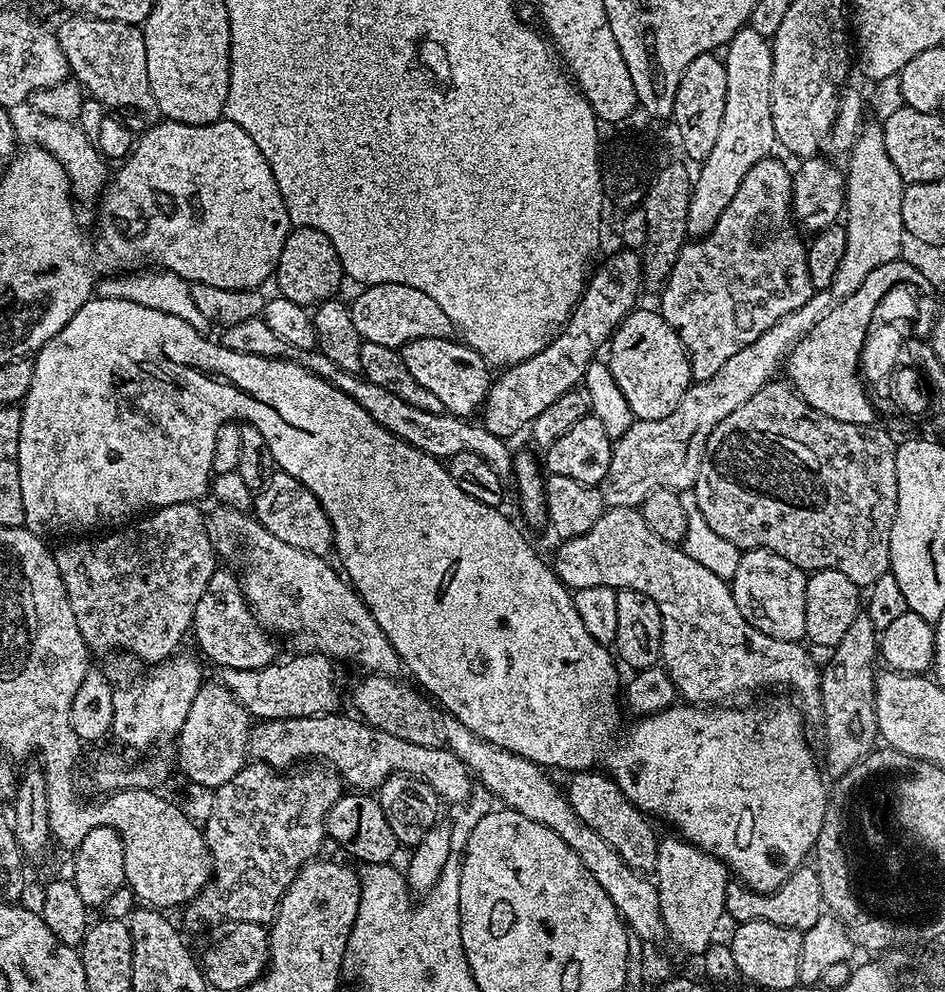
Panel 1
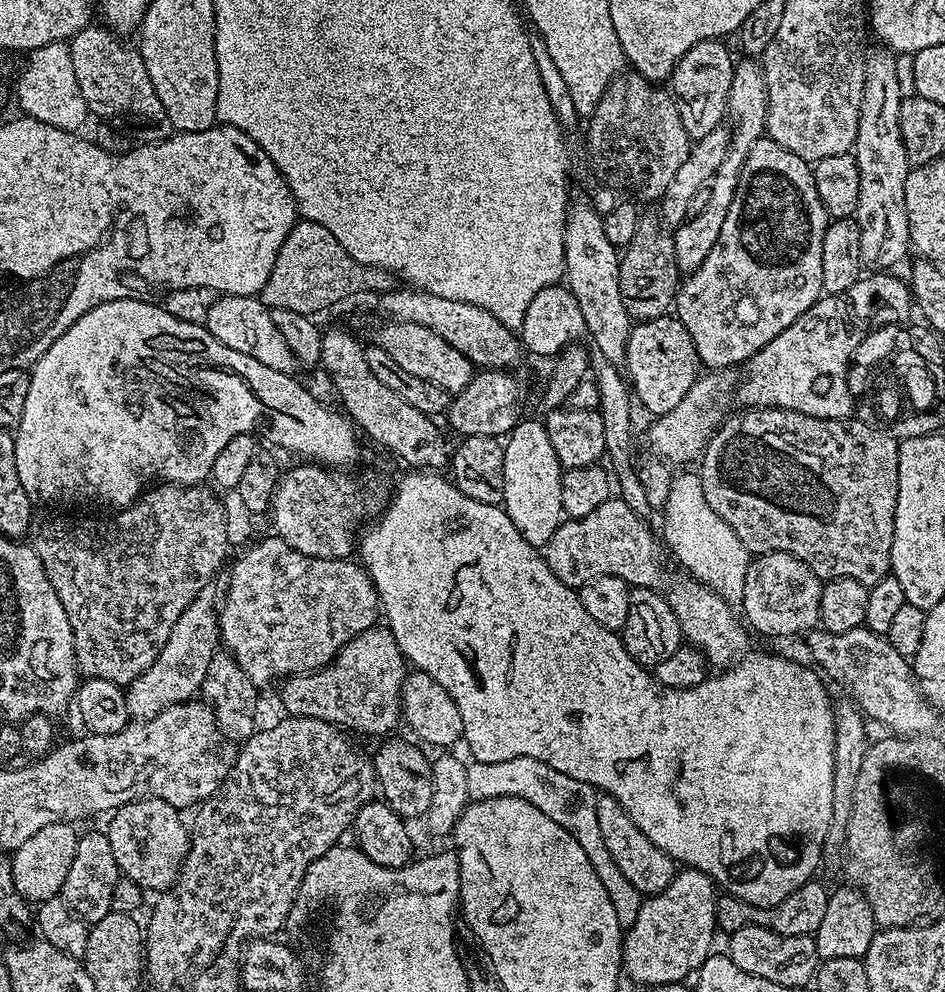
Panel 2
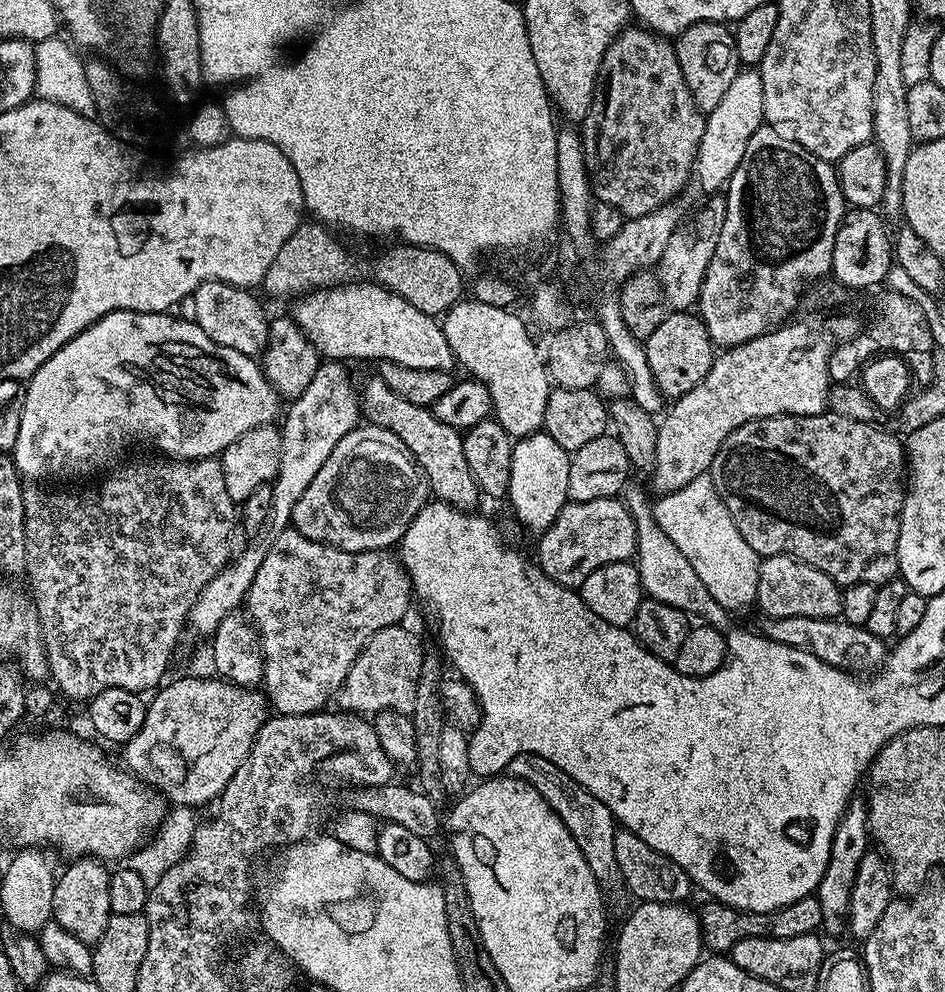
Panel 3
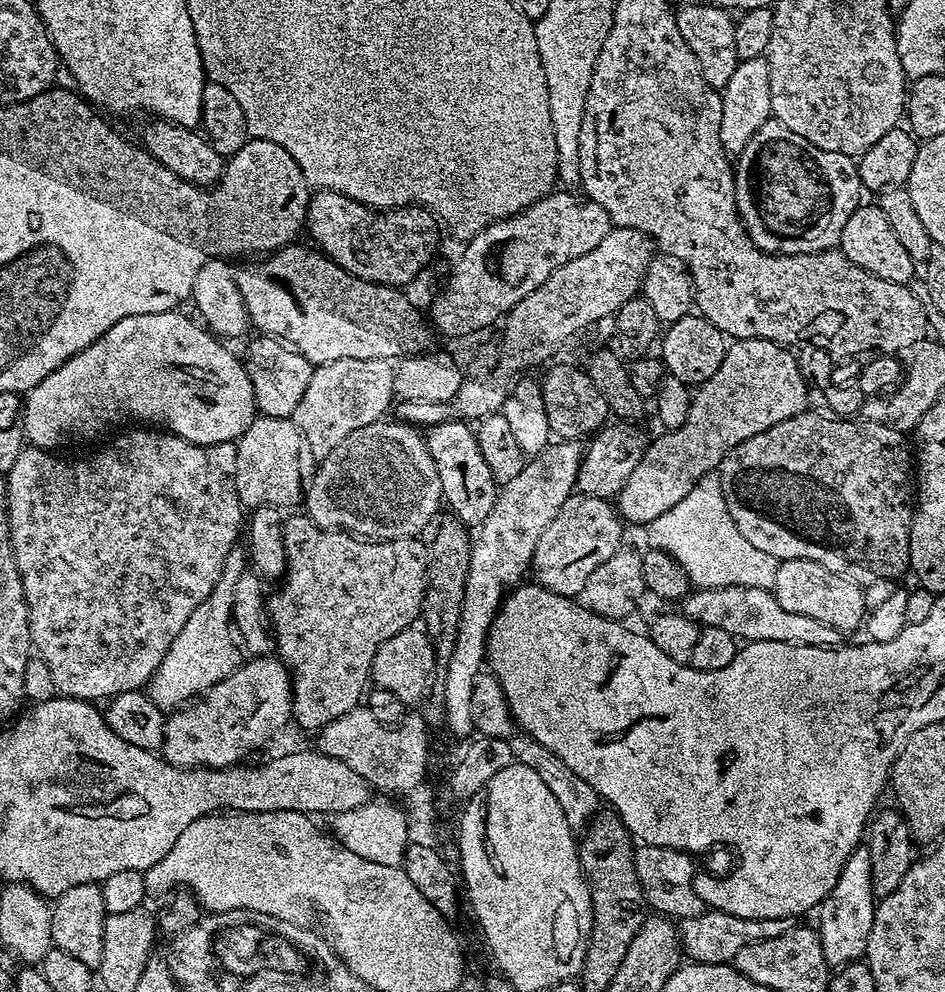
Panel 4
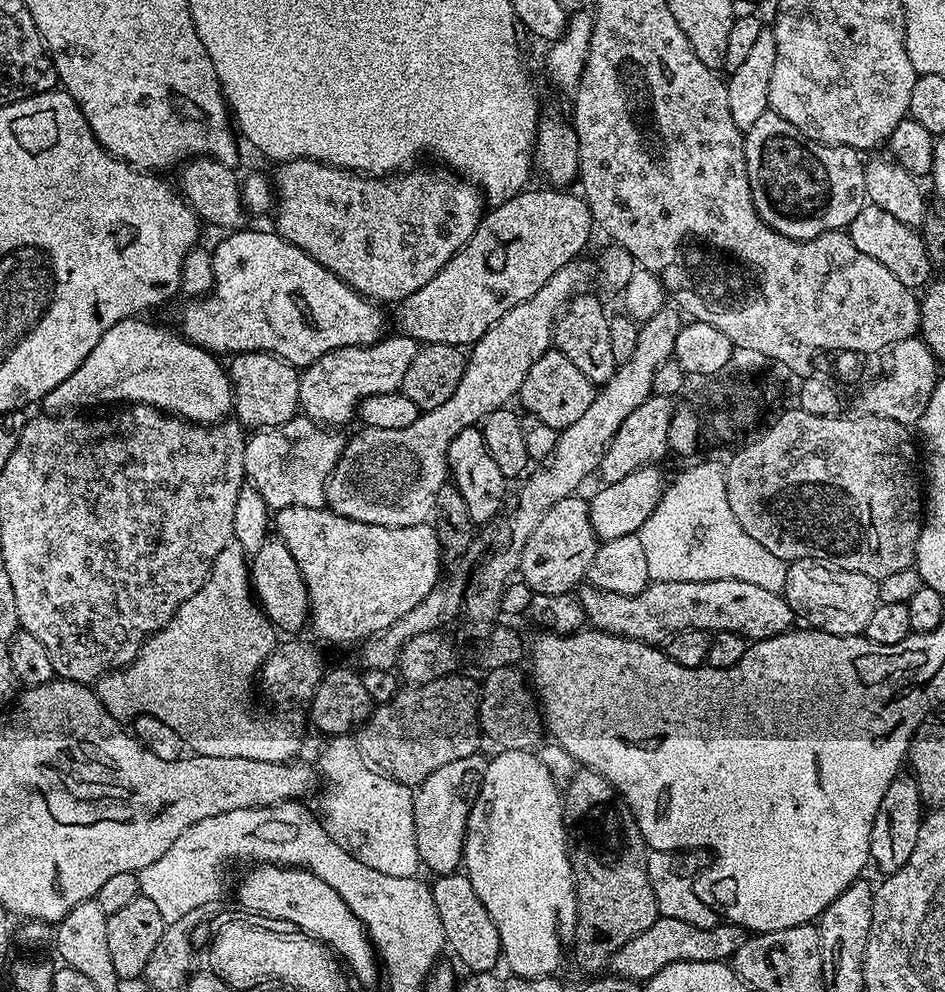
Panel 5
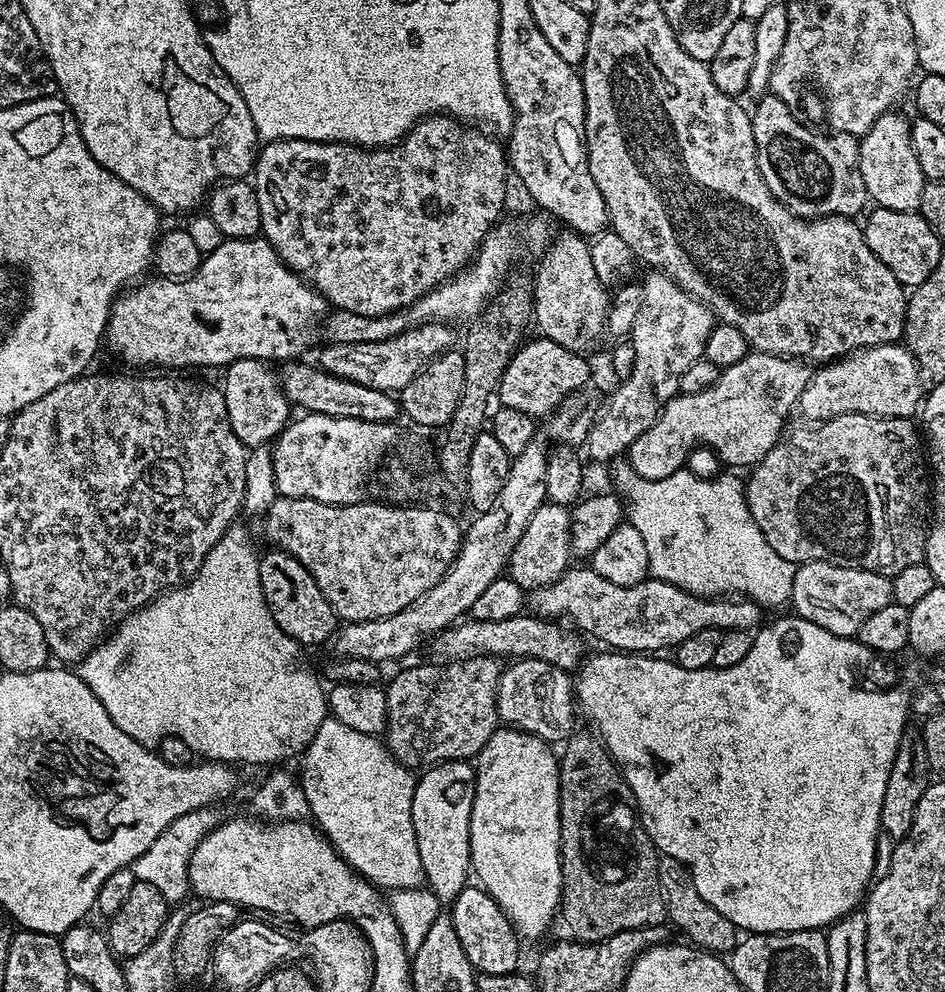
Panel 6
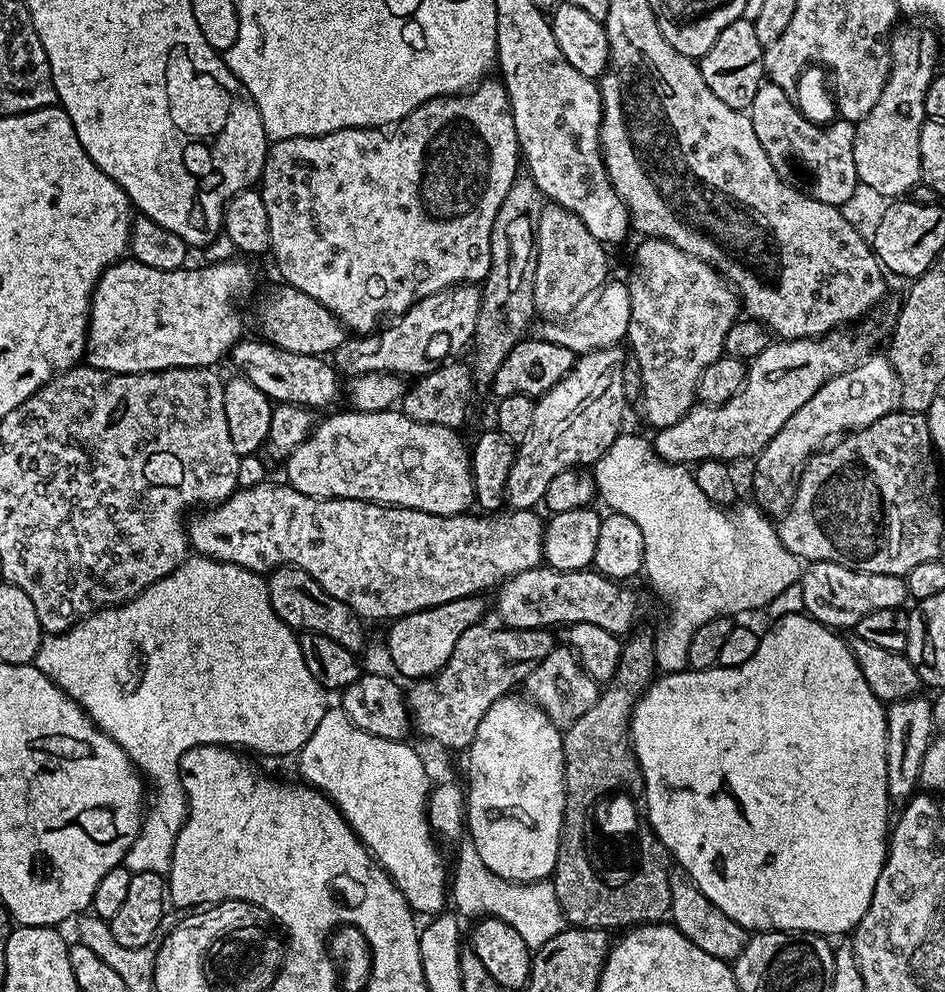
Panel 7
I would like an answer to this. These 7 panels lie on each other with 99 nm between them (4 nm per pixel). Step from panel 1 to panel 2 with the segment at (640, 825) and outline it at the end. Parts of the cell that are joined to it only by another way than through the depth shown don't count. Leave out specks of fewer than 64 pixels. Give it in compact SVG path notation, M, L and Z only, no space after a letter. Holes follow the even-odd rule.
M601 795L597 802L599 829L602 830L603 841L610 850L610 857L618 864L618 869L626 876L627 881L638 890L644 898L656 896L676 877L678 865L665 852L658 850L638 826L624 812L624 807L612 796Z

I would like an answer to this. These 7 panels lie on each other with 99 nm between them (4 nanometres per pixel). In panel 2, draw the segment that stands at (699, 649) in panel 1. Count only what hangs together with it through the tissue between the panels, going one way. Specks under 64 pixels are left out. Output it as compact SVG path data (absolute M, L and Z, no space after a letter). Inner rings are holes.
M613 498L602 502L598 510L590 510L590 514L582 518L568 518L561 522L542 555L552 573L563 584L577 590L590 582L590 578L618 576L632 588L655 588L663 592L678 618L681 637L692 647L700 649L713 669L731 665L749 651L749 629L737 613L737 617L732 613L735 612L733 605L727 604L717 592L687 574L671 576L666 569L660 568L656 540L644 524L641 516L626 506L626 502Z

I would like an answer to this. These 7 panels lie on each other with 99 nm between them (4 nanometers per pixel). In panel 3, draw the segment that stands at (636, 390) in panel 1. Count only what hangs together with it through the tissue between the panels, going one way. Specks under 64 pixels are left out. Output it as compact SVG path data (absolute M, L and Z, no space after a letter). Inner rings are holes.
M688 310L669 311L661 325L644 341L644 349L650 374L654 374L654 382L668 398L685 396L694 390L694 386L706 378L714 359L714 345L706 326L699 315Z

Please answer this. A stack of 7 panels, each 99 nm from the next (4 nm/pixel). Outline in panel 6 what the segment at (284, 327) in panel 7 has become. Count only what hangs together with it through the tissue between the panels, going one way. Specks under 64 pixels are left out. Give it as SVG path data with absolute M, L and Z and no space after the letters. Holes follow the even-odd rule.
M497 223L480 243L471 264L461 268L456 275L439 284L422 298L418 298L408 308L399 308L396 312L381 316L363 316L350 314L341 308L335 309L327 317L326 332L334 344L361 344L362 342L382 342L394 338L420 324L447 324L456 326L459 320L471 322L484 311L491 300L499 294L509 279L508 271L516 264L516 259L524 252L524 232L516 224Z

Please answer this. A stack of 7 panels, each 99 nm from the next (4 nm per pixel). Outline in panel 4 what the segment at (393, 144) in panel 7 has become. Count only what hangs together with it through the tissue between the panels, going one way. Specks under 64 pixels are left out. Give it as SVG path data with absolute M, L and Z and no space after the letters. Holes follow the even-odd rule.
M323 190L317 191L315 195L308 201L308 216L306 219L306 232L312 235L311 243L315 245L319 251L323 252L329 260L332 260L338 266L342 266L342 270L346 270L350 274L354 274L358 278L362 278L366 282L374 282L375 284L388 284L392 288L400 288L408 284L428 263L432 260L432 255L436 252L436 228L438 232L438 221L432 213L425 208L418 208L409 206L406 208L389 208L387 210L377 210L374 208L367 208L364 204L354 202L352 198L346 198L337 192L325 192Z

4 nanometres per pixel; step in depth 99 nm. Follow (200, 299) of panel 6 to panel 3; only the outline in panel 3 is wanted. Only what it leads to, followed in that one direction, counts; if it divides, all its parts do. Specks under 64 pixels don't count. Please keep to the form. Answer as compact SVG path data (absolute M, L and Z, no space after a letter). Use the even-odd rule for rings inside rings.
M361 282L334 285L331 288L319 288L295 301L296 309L290 312L297 326L304 331L306 338L316 347L321 357L332 362L348 360L376 360L375 362L398 362L402 366L414 366L414 370L442 370L452 372L456 364L456 355L452 353L450 342L446 338L441 321L428 316L412 306L398 293L391 292L380 284Z

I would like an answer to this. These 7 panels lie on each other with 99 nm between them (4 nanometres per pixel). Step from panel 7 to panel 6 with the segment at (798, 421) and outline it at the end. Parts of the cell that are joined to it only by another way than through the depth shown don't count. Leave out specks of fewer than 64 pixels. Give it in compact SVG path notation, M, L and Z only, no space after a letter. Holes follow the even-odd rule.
M897 342L860 348L817 367L806 382L806 390L802 390L795 411L801 412L808 422L832 420L847 412L912 418L921 404L922 385L916 360L903 343Z

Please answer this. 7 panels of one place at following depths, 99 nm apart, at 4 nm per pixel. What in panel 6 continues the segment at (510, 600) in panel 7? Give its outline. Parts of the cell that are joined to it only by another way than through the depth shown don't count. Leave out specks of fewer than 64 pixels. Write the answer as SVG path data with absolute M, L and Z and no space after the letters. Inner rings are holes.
M590 566L584 568L569 567L568 571L560 575L553 582L541 588L533 588L527 593L526 604L535 615L541 618L560 618L565 616L581 633L593 636L601 640L601 645L617 652L629 654L660 654L663 648L675 649L676 645L686 642L690 634L698 634L698 630L710 630L717 628L719 632L752 632L761 627L760 605L748 599L747 596L695 596L678 586L674 586L665 580L649 578L638 582L634 586L614 586L614 582L606 582L602 574L598 574Z

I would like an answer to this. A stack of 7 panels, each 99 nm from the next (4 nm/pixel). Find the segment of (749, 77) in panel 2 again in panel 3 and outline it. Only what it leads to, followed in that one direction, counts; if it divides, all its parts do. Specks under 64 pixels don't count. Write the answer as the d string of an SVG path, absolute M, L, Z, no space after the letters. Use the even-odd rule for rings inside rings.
M713 195L709 200L712 201L693 220L692 217L685 219L684 223L674 230L674 234L670 234L670 242L666 242L666 250L662 250L658 277L664 292L664 303L669 309L688 310L700 299L702 282L706 278L710 258L714 258L718 234L722 230L726 214L726 200L723 195Z

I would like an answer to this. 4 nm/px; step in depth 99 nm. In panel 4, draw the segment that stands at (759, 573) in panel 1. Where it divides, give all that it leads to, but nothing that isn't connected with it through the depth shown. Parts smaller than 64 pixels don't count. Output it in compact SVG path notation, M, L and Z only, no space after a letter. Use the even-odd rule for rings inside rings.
M809 560L779 561L774 574L774 586L770 590L786 610L791 610L794 614L806 614L818 622L826 622L826 626L834 626L834 630L838 630L841 634L848 634L855 628L857 631L864 623L866 609L863 587L857 581L842 578L838 574L826 570L826 566L822 566L818 562L810 562Z

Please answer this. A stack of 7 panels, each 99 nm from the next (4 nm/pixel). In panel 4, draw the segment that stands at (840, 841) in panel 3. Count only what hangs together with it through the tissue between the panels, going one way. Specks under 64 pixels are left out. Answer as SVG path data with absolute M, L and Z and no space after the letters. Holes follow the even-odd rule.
M859 846L846 858L834 890L826 894L821 902L818 915L818 931L822 942L822 954L829 969L839 970L846 964L859 961L868 951L870 930L874 926L877 897L872 895L872 875L870 874L870 854L867 847Z

